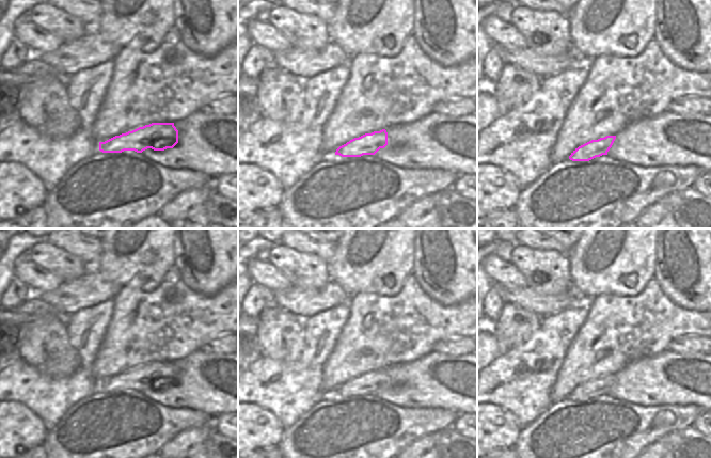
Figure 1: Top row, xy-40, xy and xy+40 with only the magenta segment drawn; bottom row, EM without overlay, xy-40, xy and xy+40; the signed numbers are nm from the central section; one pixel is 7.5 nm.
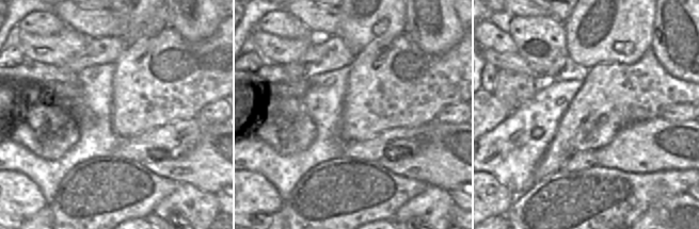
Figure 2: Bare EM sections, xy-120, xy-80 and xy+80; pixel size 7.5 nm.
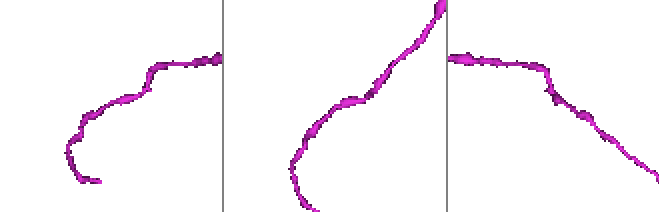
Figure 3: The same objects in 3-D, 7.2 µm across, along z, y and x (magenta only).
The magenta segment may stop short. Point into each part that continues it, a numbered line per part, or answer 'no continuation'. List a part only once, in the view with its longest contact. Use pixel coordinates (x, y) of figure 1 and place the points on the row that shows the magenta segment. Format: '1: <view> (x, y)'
no continuation

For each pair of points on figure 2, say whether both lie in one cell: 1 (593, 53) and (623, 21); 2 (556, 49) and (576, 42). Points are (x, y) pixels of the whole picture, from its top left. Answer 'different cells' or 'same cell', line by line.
1: same cell
2: different cells

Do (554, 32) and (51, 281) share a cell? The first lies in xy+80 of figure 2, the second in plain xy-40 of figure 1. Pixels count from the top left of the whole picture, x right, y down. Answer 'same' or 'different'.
different

